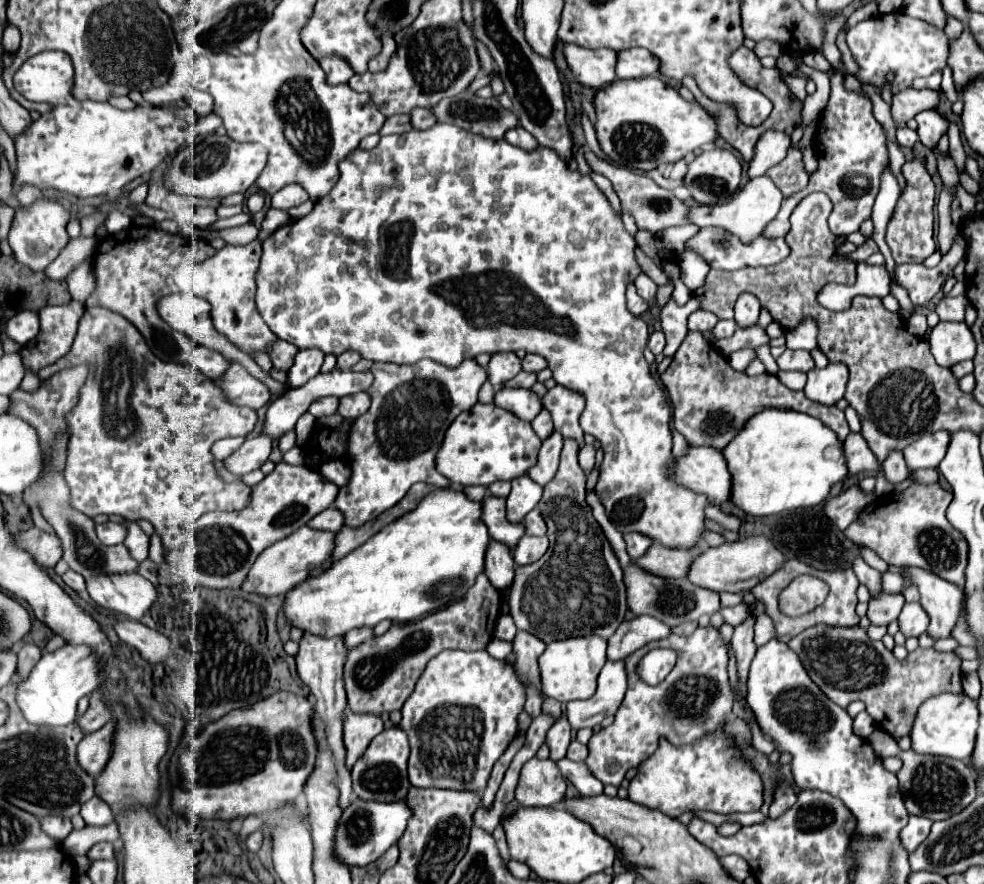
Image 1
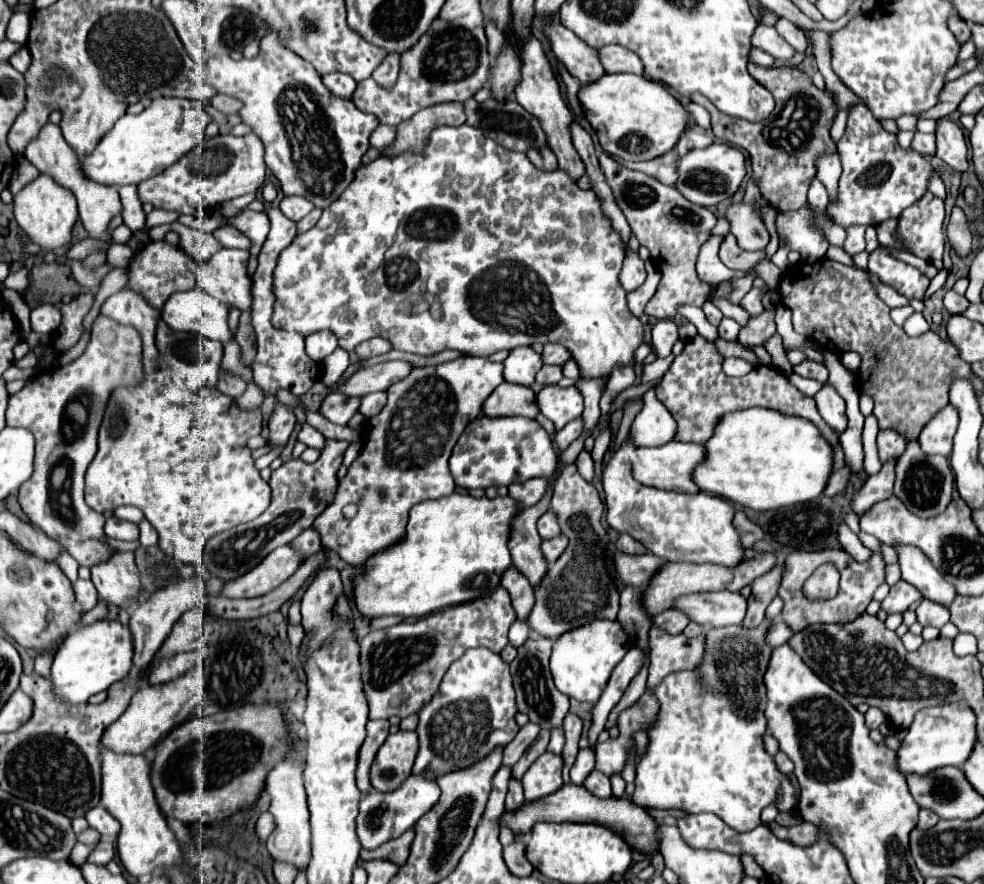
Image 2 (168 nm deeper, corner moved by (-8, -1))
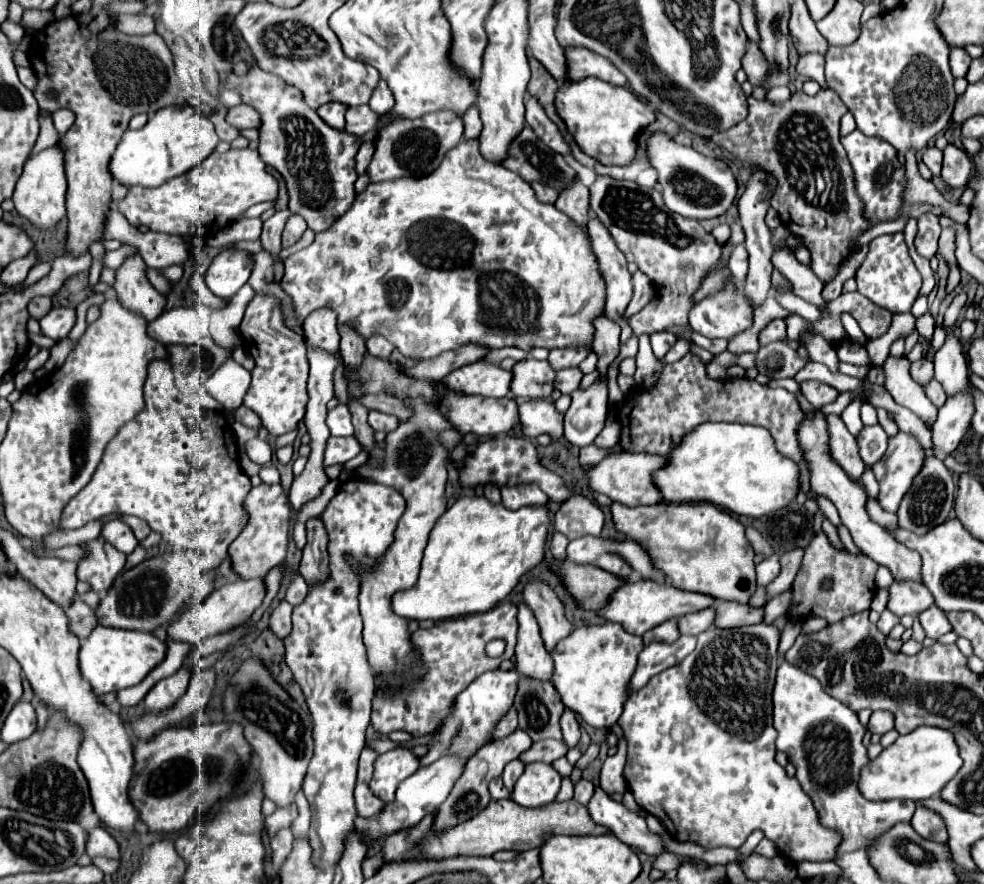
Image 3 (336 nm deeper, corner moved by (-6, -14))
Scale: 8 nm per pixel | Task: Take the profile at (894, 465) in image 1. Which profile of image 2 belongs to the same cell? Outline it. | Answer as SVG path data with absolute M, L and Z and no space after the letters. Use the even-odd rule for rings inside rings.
M879 431L877 447L879 447L881 461L885 463L891 457L901 457L907 447L907 441L901 439L901 435L897 435L897 431Z

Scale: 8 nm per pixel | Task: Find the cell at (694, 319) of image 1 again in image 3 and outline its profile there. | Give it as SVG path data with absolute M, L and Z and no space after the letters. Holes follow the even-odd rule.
M731 284L725 290L701 300L691 310L689 326L707 338L733 338L751 326L753 308L743 292L735 292Z

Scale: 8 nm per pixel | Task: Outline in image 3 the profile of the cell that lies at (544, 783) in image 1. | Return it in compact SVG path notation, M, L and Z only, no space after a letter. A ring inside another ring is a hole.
M545 762L527 764L525 772L513 788L513 800L525 808L537 808L555 800L561 784L561 774Z

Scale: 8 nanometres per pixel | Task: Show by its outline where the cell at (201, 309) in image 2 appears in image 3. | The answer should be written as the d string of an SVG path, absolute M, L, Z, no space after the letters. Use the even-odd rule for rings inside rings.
M203 304L197 306L183 306L183 308L173 308L163 312L157 320L149 322L147 332L151 338L155 338L161 344L199 344L199 340L209 338L209 310Z

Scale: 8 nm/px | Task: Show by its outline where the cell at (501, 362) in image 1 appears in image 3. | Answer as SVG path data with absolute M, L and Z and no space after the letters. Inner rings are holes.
M525 358L513 366L511 394L515 398L547 398L553 392L555 372L547 360Z

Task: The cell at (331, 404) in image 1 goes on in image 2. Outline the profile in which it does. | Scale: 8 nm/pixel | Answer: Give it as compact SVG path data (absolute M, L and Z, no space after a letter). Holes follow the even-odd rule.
M329 393L321 403L321 415L335 425L347 425L349 419L357 413L361 397Z

